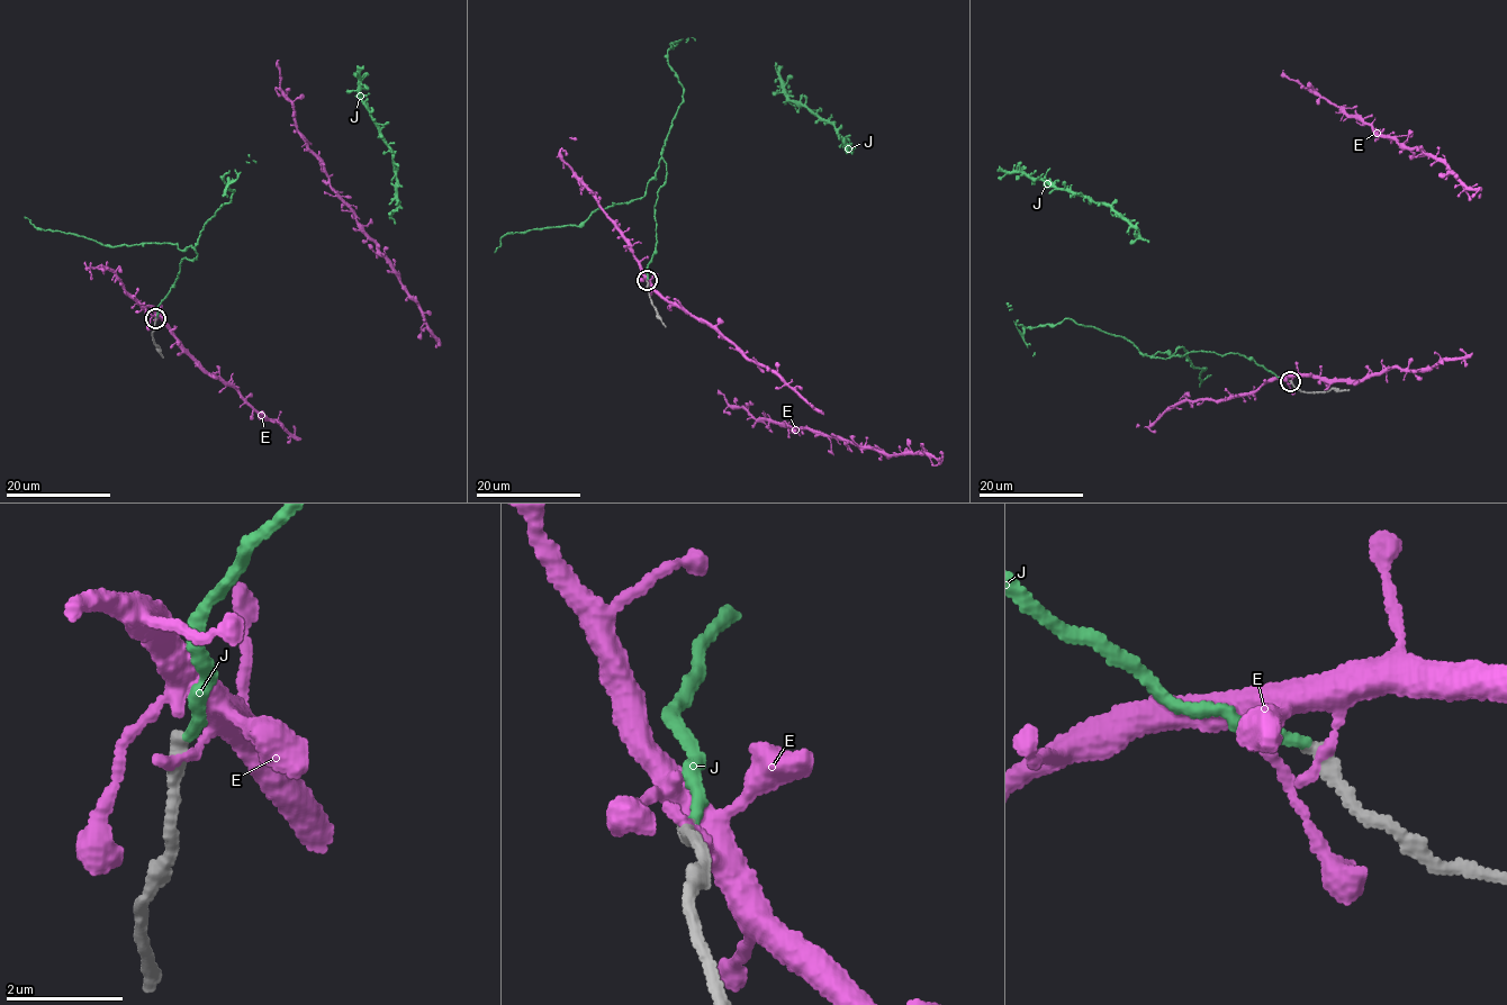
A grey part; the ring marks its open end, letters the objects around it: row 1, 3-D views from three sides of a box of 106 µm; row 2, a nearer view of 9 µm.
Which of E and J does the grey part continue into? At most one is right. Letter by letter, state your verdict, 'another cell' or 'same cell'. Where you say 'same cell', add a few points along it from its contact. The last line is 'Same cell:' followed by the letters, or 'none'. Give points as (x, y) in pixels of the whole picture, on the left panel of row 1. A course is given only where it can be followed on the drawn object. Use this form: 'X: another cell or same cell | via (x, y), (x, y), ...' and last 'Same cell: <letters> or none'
E: another cell
J: same cell
Same cell: J

